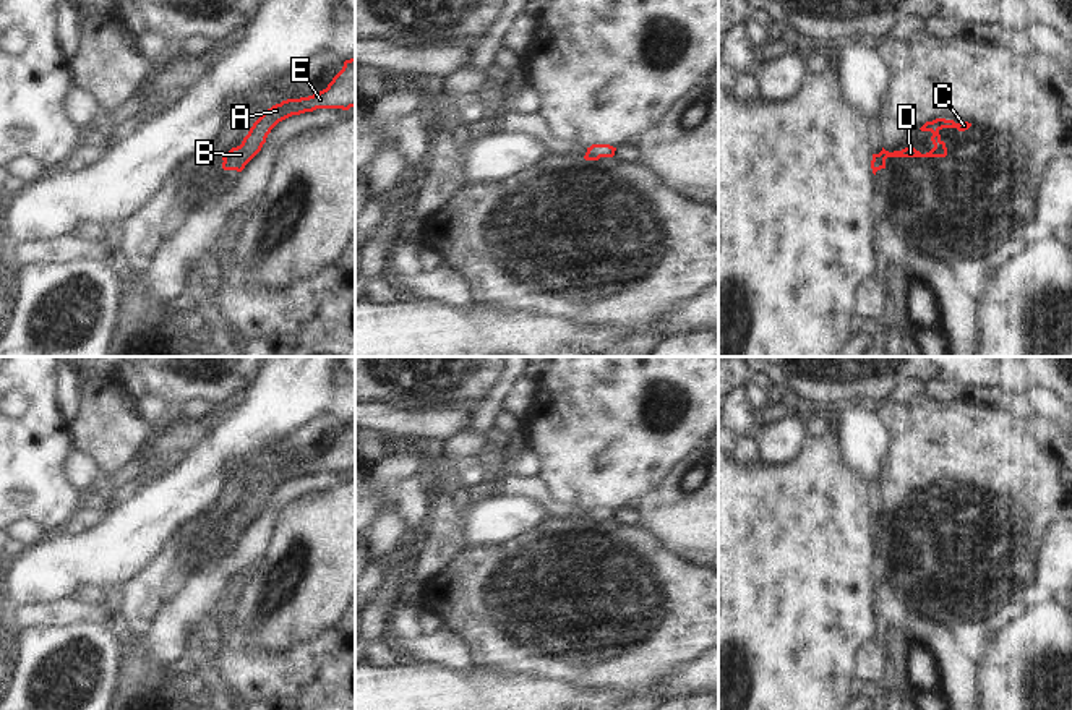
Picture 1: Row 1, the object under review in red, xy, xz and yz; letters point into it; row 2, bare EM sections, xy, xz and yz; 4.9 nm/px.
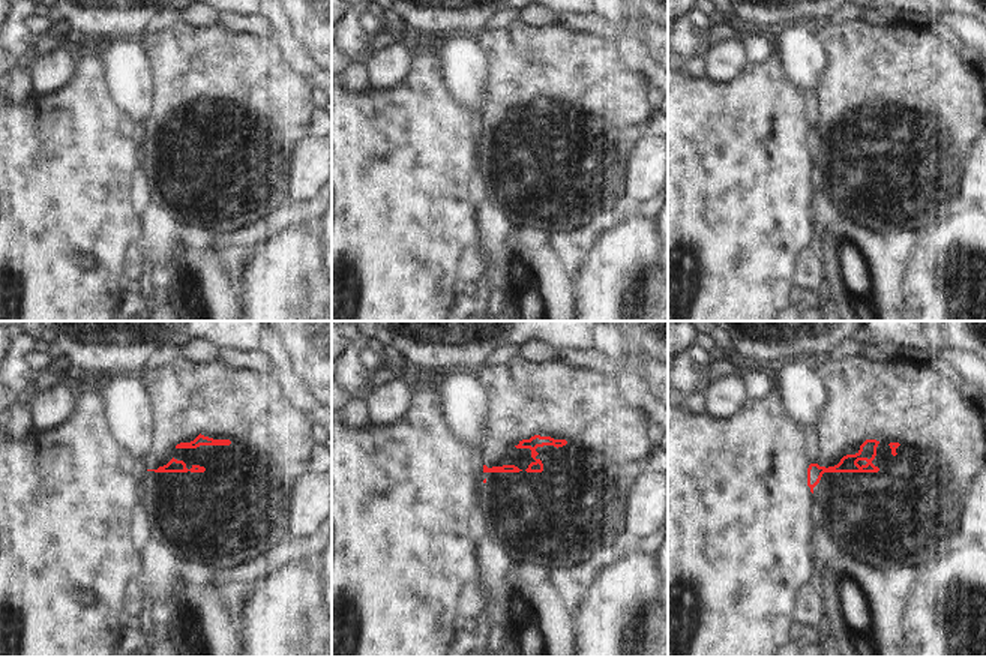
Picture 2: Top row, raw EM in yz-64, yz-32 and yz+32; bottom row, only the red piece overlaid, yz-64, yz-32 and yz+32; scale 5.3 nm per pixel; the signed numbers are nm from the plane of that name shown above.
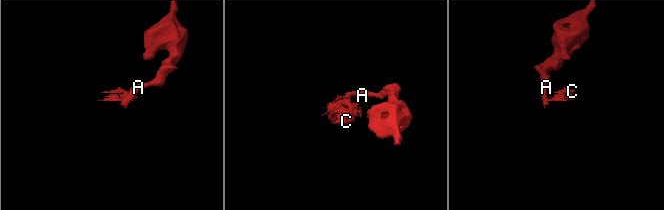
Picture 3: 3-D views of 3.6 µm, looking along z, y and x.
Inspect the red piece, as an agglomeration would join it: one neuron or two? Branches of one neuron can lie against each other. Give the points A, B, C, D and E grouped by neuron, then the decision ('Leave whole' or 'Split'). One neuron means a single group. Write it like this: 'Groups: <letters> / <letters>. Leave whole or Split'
Groups: A B E / C D. Split.

